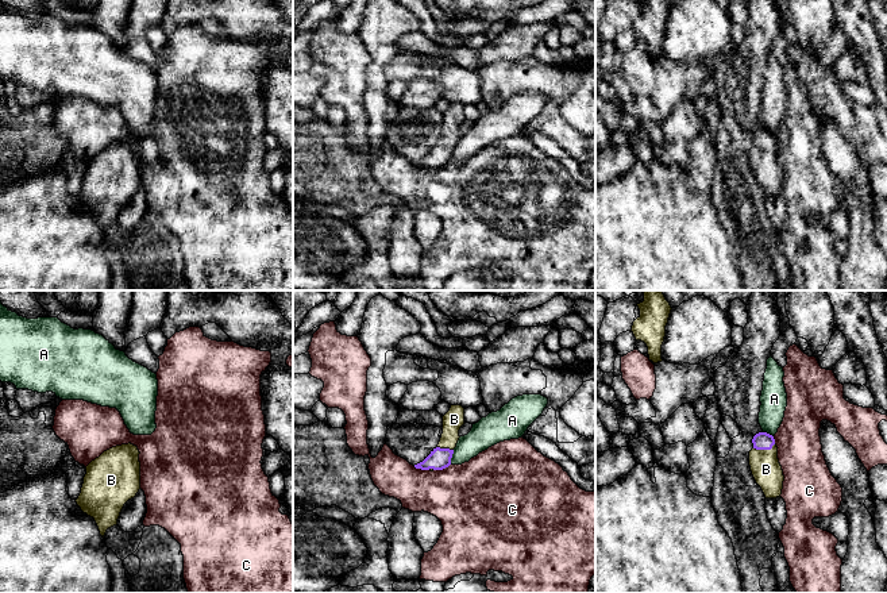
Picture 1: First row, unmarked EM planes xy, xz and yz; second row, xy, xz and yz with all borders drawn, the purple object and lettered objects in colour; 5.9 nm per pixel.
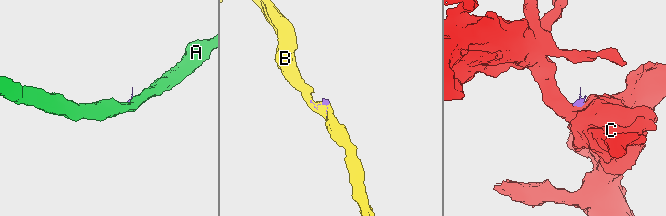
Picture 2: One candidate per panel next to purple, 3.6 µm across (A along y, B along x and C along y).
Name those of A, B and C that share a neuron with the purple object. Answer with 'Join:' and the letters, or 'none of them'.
Join: B

